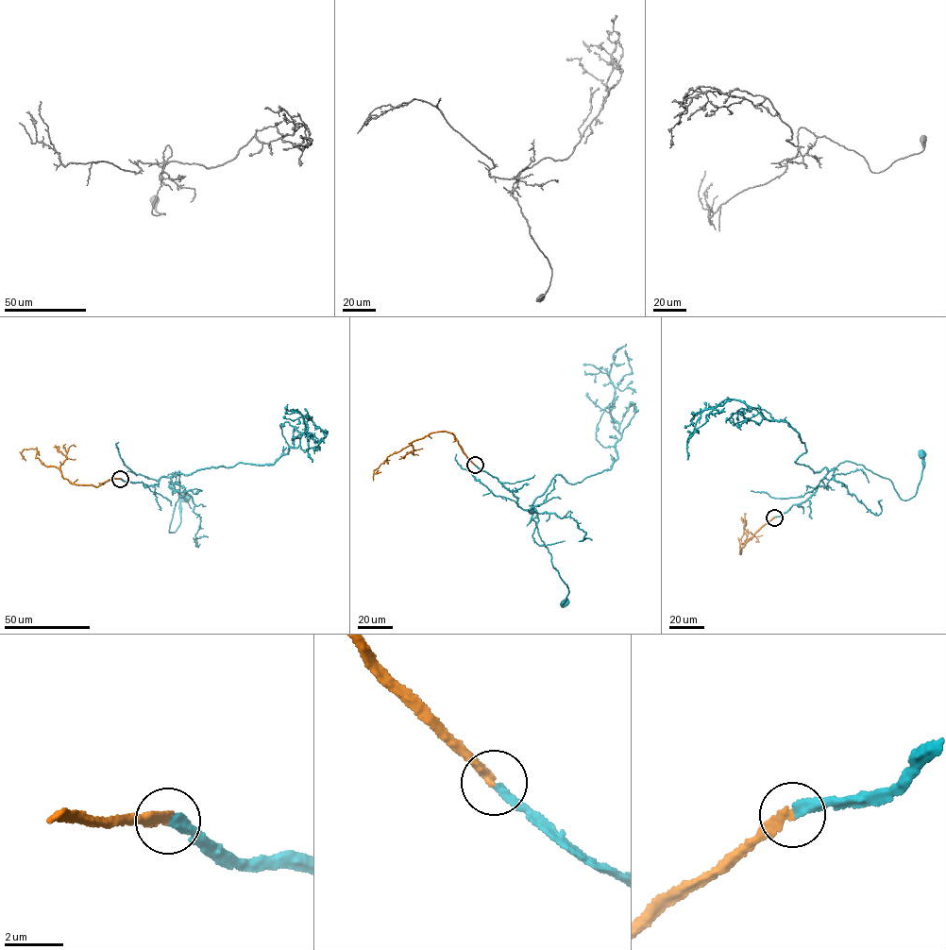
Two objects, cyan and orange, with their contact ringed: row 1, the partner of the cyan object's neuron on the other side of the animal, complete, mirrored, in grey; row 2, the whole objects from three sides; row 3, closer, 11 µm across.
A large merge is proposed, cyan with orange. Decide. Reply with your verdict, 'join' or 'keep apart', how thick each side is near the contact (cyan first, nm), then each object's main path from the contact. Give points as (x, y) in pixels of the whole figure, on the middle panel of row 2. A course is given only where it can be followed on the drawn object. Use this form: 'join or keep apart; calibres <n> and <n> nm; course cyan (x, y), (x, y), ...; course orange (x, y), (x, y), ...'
join; calibres 300 and 320 nm; course cyan (475, 465), (497, 477), (512, 491), (519, 506), (532, 513), (552, 567), (567, 587), (562, 602), (565, 602); course orange (475, 465), (464, 453), (453, 434), (438, 432), (390, 454), (374, 472), (380, 472)

